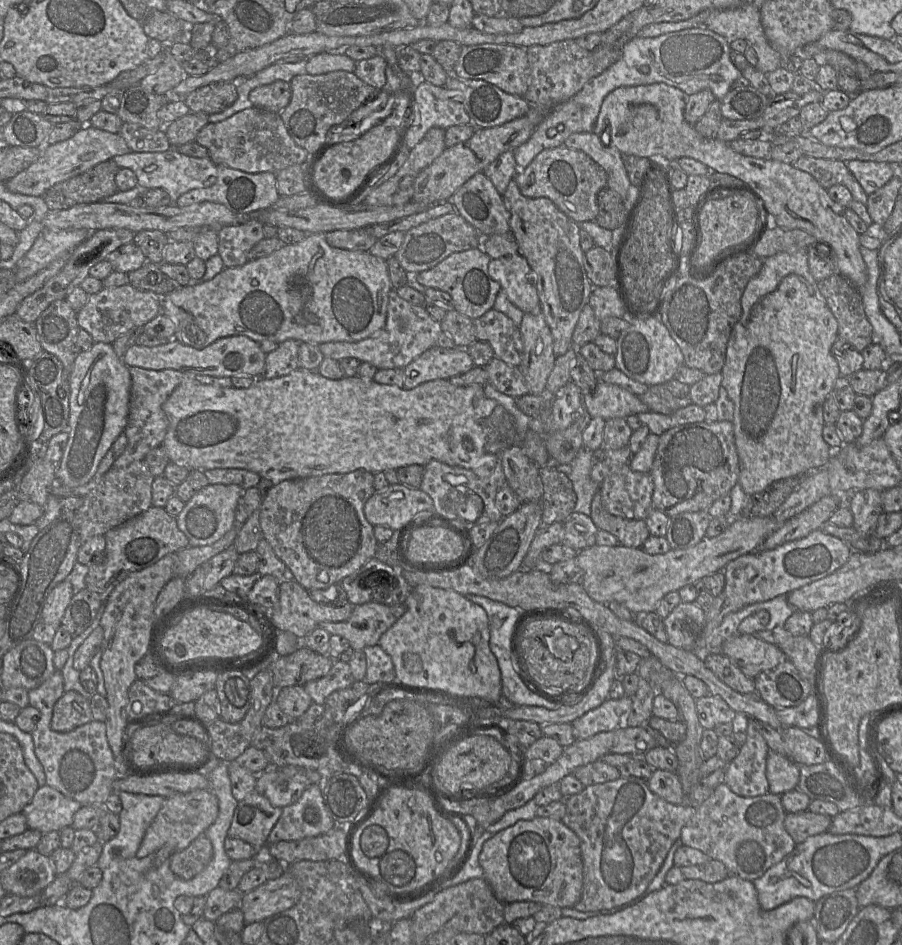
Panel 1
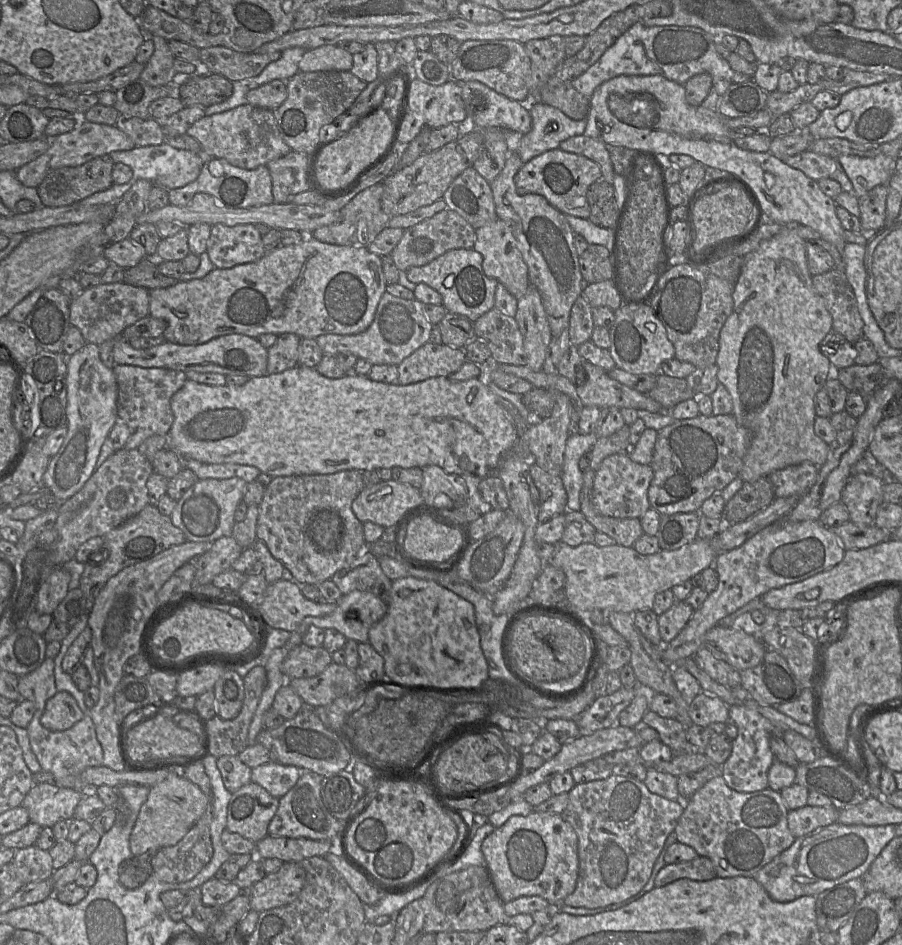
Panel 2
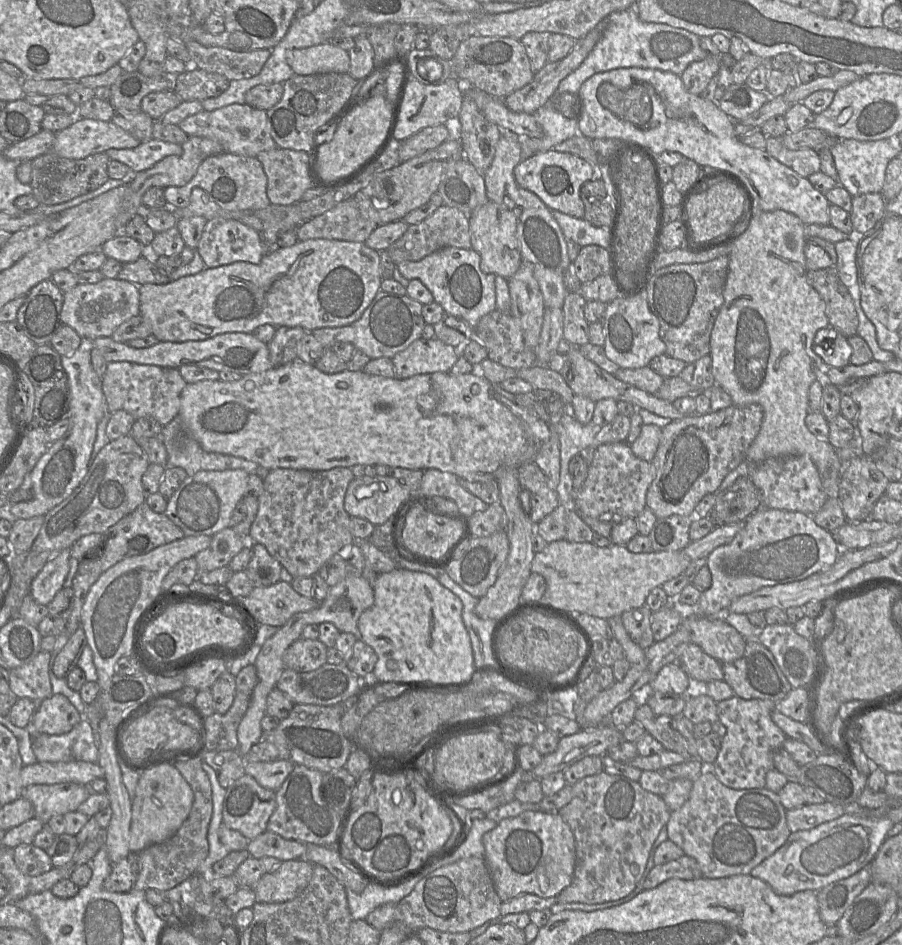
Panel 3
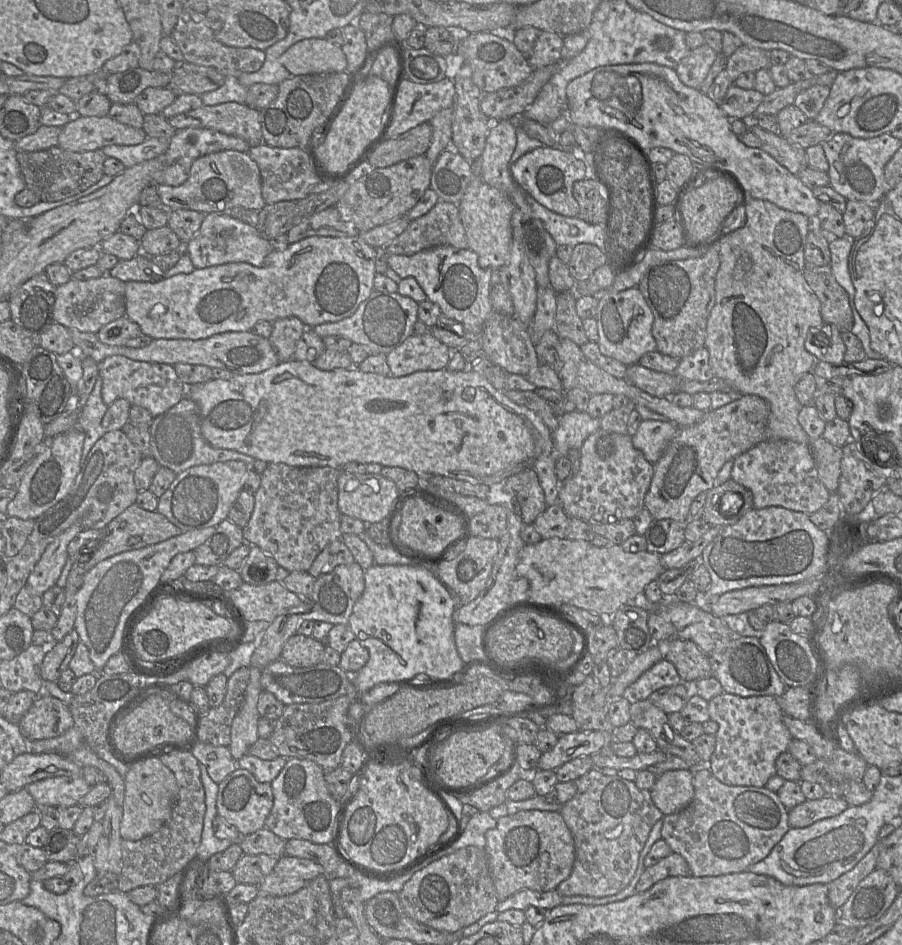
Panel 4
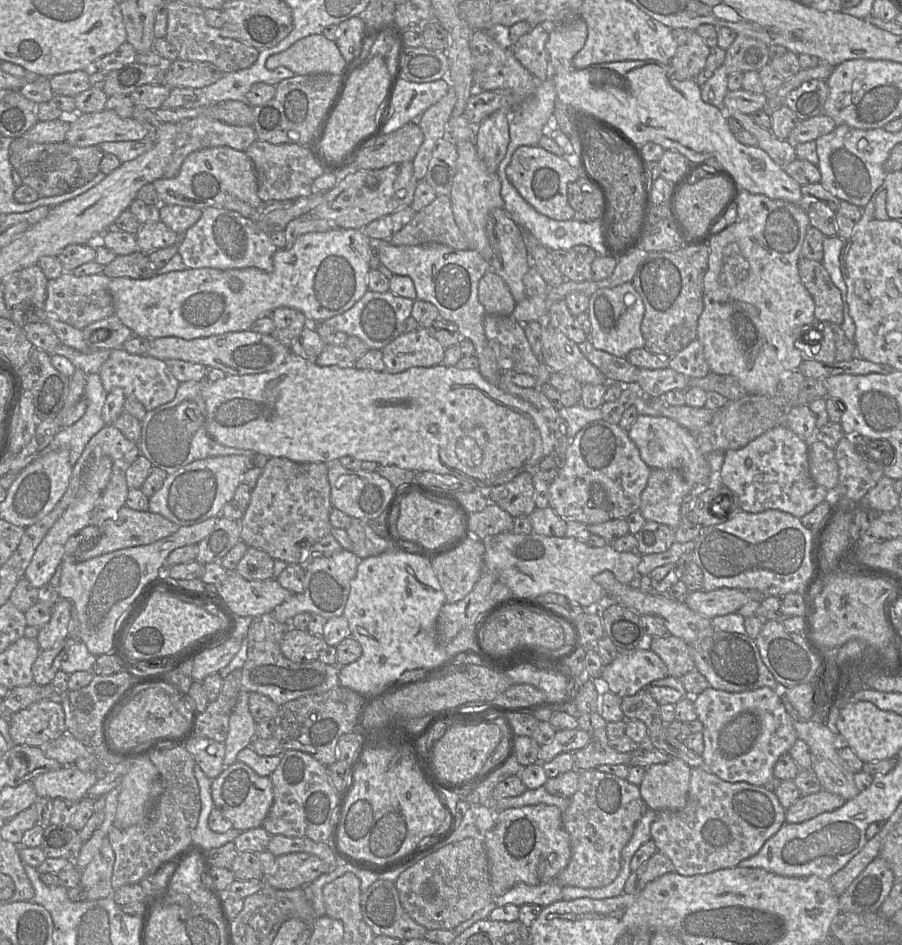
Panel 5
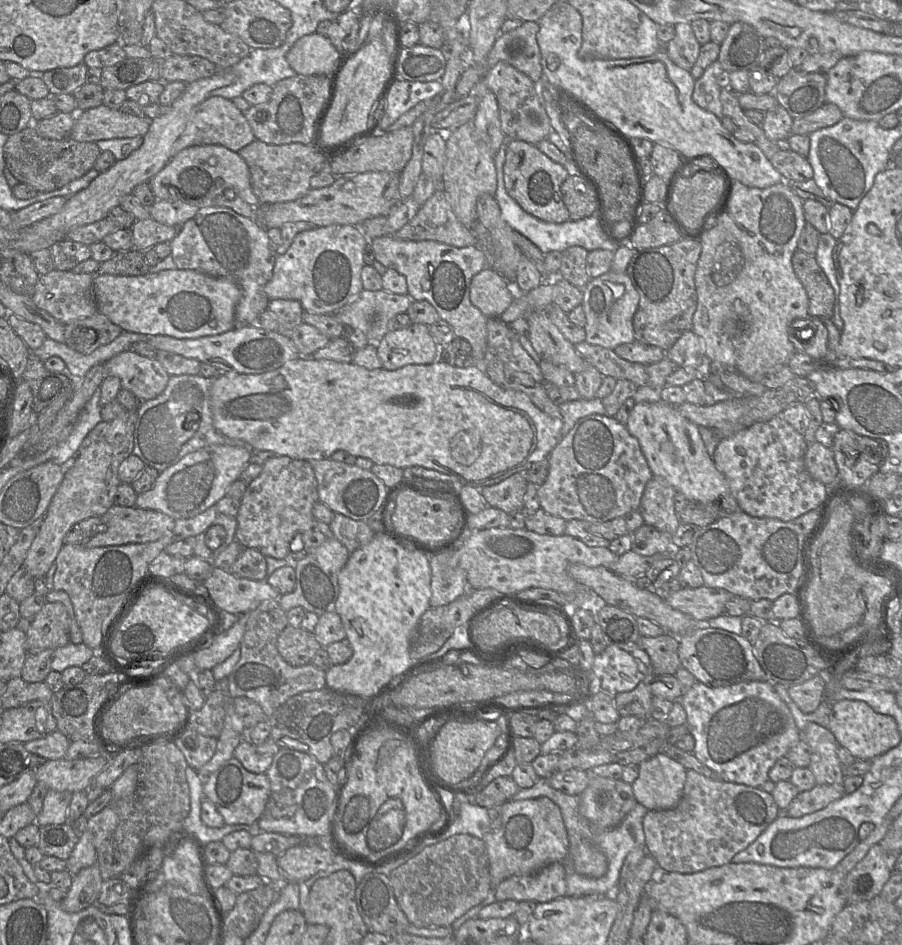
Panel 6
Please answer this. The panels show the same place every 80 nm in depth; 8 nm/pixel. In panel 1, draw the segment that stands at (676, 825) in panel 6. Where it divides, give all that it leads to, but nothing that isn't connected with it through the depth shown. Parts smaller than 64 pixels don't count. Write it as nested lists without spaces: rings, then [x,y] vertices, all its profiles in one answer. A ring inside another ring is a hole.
[[[722,783],[700,806],[694,808],[691,819],[681,831],[682,845],[698,849],[711,859],[722,862],[730,876],[754,881],[782,861],[797,845],[785,829],[786,814],[781,796],[777,794],[768,792],[744,797]]]

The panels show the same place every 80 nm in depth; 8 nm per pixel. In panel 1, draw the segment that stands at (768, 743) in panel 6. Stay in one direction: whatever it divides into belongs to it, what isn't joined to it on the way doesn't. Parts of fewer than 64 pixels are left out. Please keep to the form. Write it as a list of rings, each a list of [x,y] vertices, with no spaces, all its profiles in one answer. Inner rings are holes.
[[[744,717],[742,728],[746,732],[746,741],[741,745],[739,754],[728,762],[724,774],[725,783],[737,795],[744,797],[756,797],[764,795],[769,791],[769,783],[766,776],[767,756],[769,746],[756,727],[756,721],[750,717]]]

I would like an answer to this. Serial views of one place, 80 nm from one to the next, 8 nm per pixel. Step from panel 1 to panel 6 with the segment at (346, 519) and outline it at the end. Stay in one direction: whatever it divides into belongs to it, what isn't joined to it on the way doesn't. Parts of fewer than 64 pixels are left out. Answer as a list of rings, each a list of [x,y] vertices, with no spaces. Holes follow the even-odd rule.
[[[274,456],[262,465],[262,471],[246,487],[236,516],[235,540],[264,556],[283,559],[289,555],[289,544],[300,532],[313,528],[312,509],[319,501],[315,473],[307,460]]]

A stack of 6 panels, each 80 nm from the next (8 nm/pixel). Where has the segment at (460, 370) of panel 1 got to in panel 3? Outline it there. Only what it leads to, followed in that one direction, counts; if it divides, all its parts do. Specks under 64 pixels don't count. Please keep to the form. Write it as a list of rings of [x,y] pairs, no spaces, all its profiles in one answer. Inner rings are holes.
[[[419,338],[391,358],[394,378],[406,379],[418,374],[450,372],[458,357],[457,348],[438,338]]]

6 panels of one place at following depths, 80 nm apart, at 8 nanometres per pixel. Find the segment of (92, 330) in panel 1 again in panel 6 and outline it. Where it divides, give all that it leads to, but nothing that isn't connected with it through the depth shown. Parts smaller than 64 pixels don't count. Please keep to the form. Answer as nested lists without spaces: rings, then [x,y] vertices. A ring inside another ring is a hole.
[[[53,270],[40,275],[32,295],[33,302],[51,314],[58,322],[68,324],[78,319],[91,317],[98,313],[93,295],[93,280],[96,274],[77,274],[73,271]]]

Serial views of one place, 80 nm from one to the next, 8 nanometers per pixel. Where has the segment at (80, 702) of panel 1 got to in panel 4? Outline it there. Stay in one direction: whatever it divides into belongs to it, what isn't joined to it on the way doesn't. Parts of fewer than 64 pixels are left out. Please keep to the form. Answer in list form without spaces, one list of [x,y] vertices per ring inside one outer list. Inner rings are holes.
[[[48,694],[39,695],[18,724],[26,740],[55,738],[73,725],[68,706]]]

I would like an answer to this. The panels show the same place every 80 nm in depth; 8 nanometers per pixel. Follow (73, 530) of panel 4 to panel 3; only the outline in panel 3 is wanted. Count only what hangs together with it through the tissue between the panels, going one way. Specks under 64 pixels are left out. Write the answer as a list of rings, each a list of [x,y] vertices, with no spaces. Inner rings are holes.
[[[64,549],[49,560],[31,584],[30,595],[38,603],[47,606],[58,591],[64,588],[69,573],[70,549]]]

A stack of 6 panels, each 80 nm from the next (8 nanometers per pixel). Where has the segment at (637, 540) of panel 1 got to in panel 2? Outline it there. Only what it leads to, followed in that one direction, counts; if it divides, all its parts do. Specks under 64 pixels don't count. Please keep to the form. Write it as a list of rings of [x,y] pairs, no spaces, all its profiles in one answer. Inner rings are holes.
[[[582,457],[579,467],[583,472],[583,486],[580,492],[580,511],[596,531],[615,540],[616,544],[632,547],[644,532],[638,518],[613,518],[601,515],[592,505],[592,490],[595,472],[589,467],[588,458]]]

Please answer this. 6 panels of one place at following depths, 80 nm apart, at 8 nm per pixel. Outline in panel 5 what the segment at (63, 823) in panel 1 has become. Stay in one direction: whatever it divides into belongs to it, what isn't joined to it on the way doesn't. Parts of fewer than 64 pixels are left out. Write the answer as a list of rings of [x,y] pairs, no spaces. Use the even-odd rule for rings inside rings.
[[[69,765],[38,775],[31,781],[38,797],[80,801],[97,782],[99,774],[101,773],[96,771],[83,772],[74,765]]]

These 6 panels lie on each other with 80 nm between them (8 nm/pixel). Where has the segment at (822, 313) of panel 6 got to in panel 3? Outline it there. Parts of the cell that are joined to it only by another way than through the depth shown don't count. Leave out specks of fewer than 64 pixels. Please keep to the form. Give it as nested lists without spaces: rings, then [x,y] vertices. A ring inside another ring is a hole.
[[[829,267],[820,270],[808,270],[806,276],[809,283],[825,303],[825,313],[829,319],[829,326],[835,328],[845,337],[857,335],[859,324],[858,315],[851,294],[841,281],[837,268]]]

